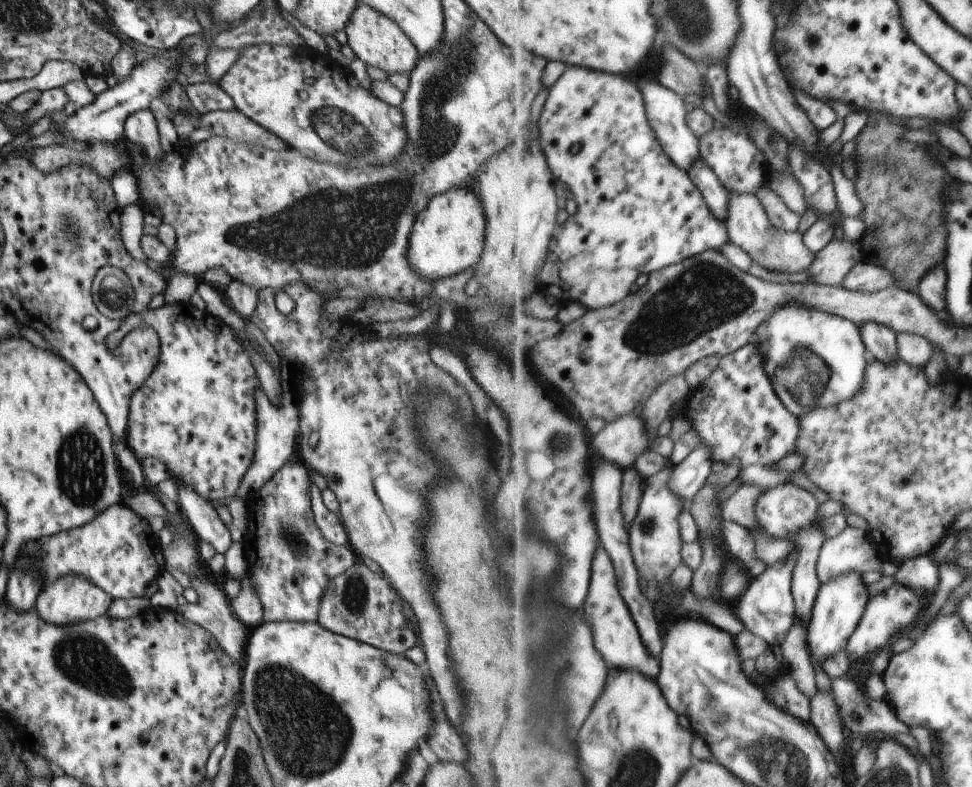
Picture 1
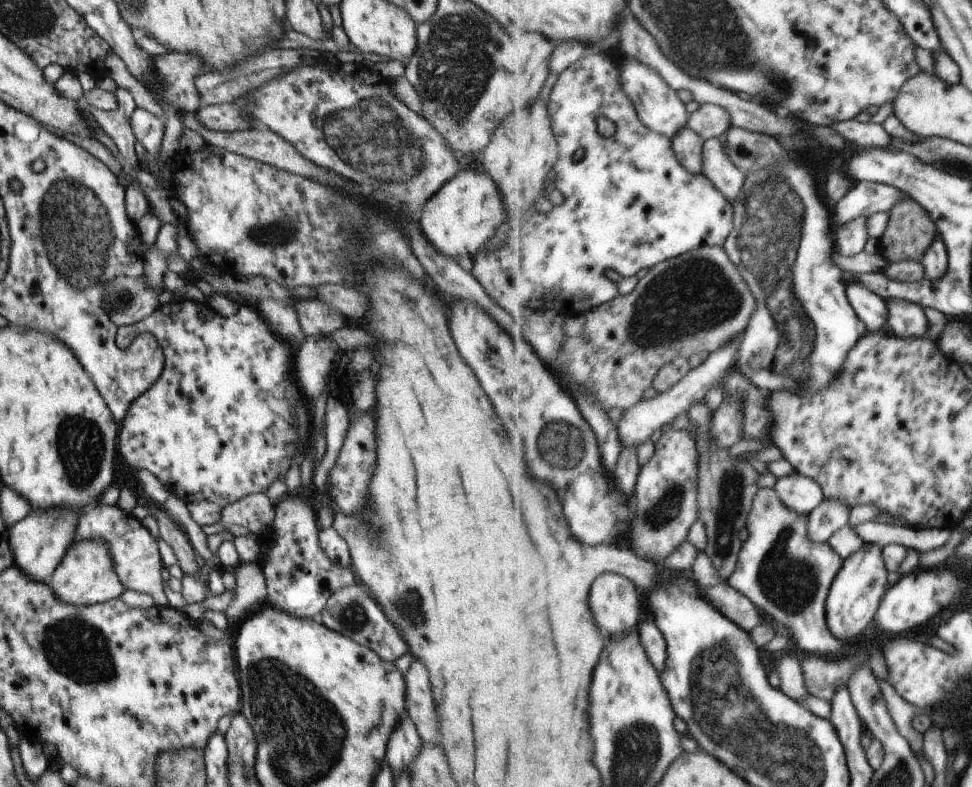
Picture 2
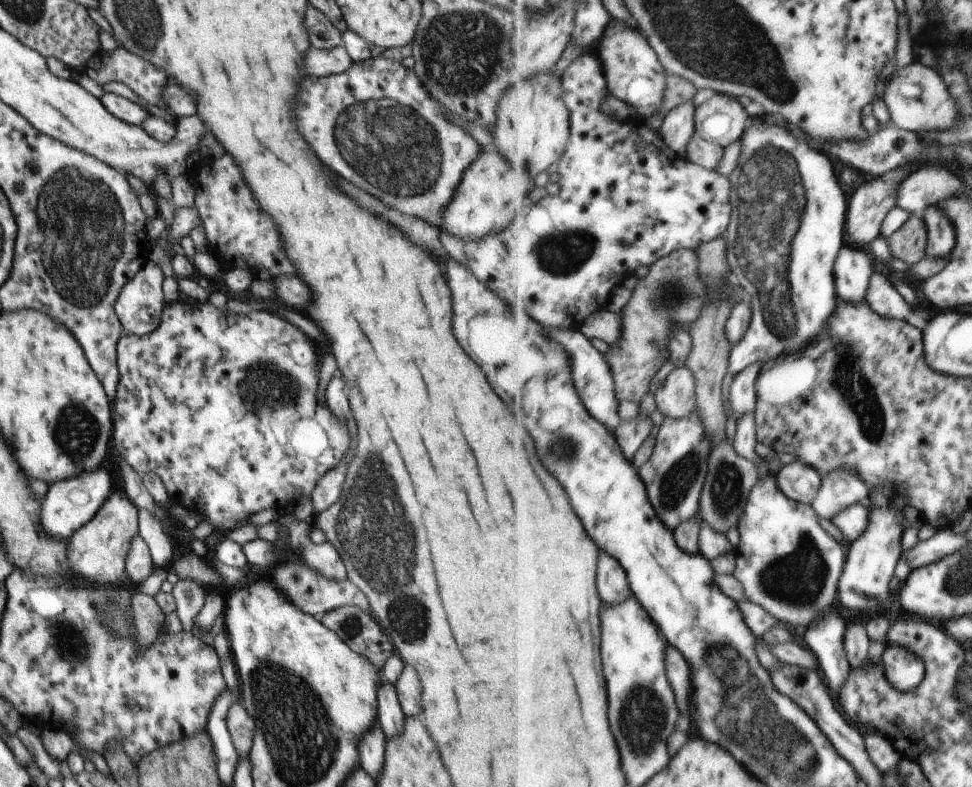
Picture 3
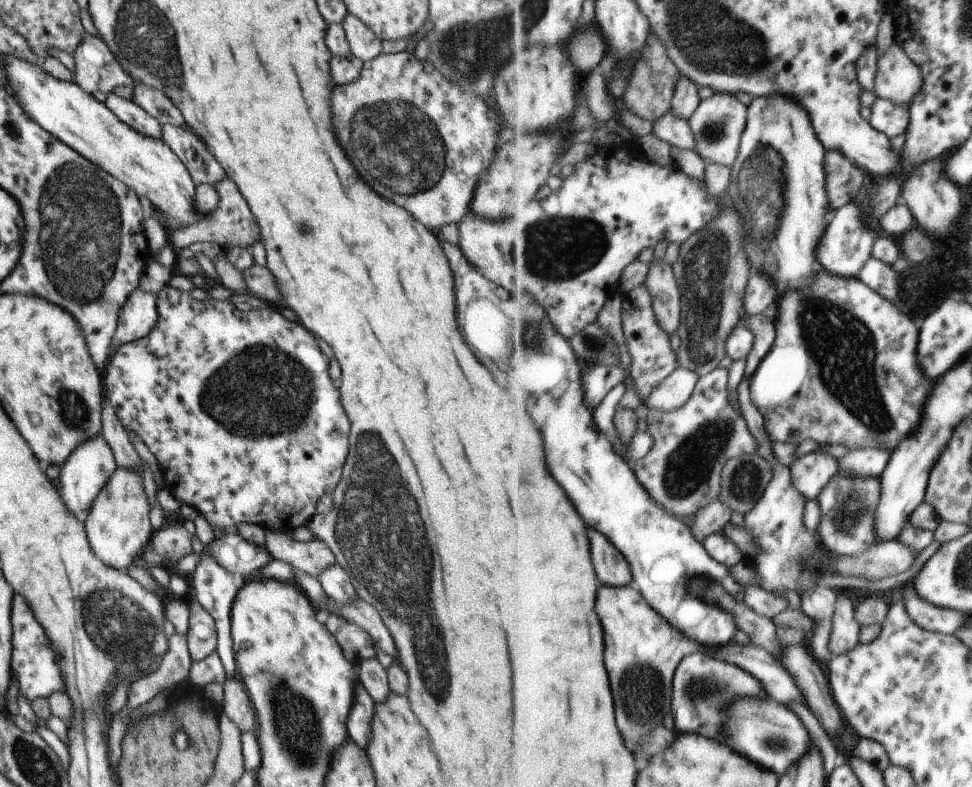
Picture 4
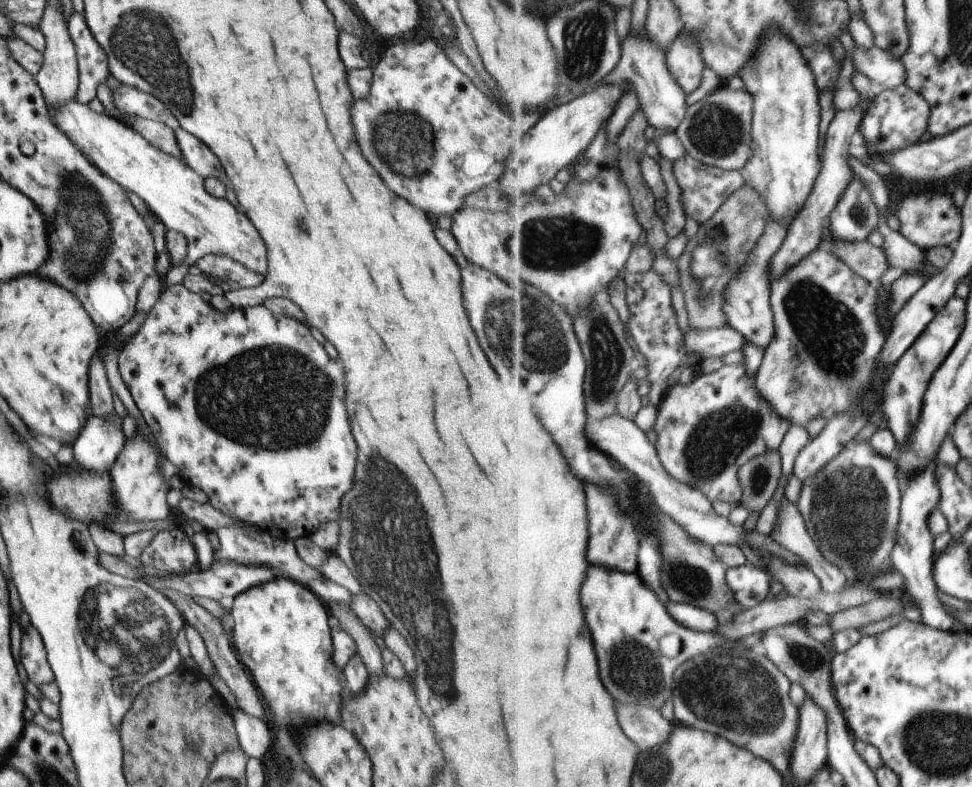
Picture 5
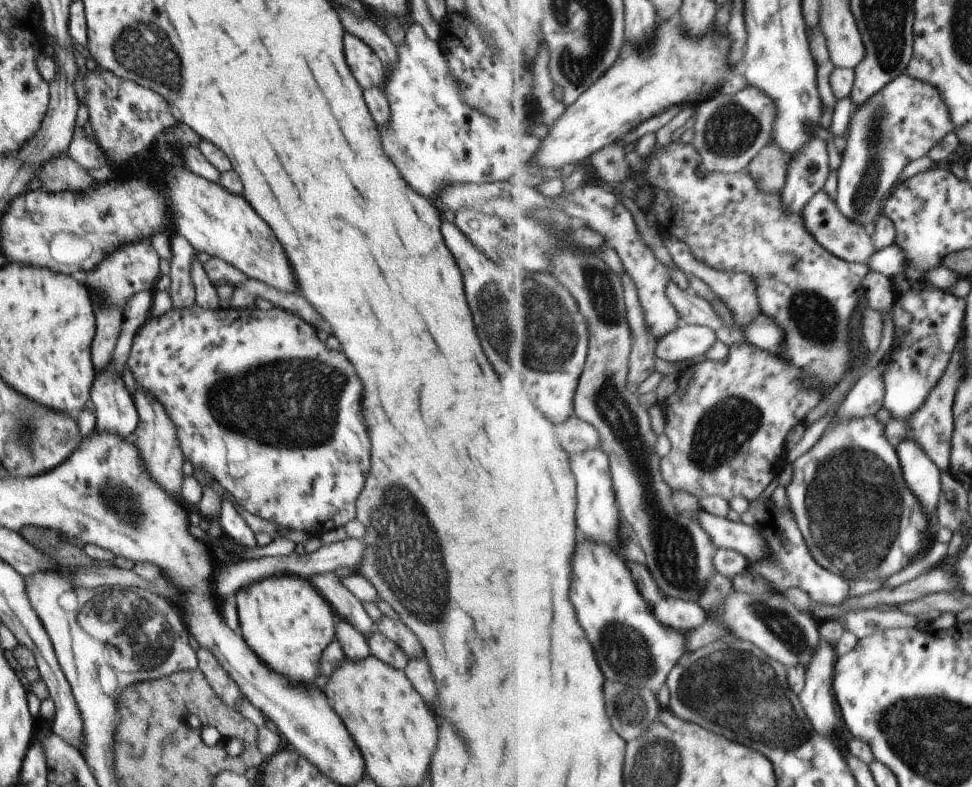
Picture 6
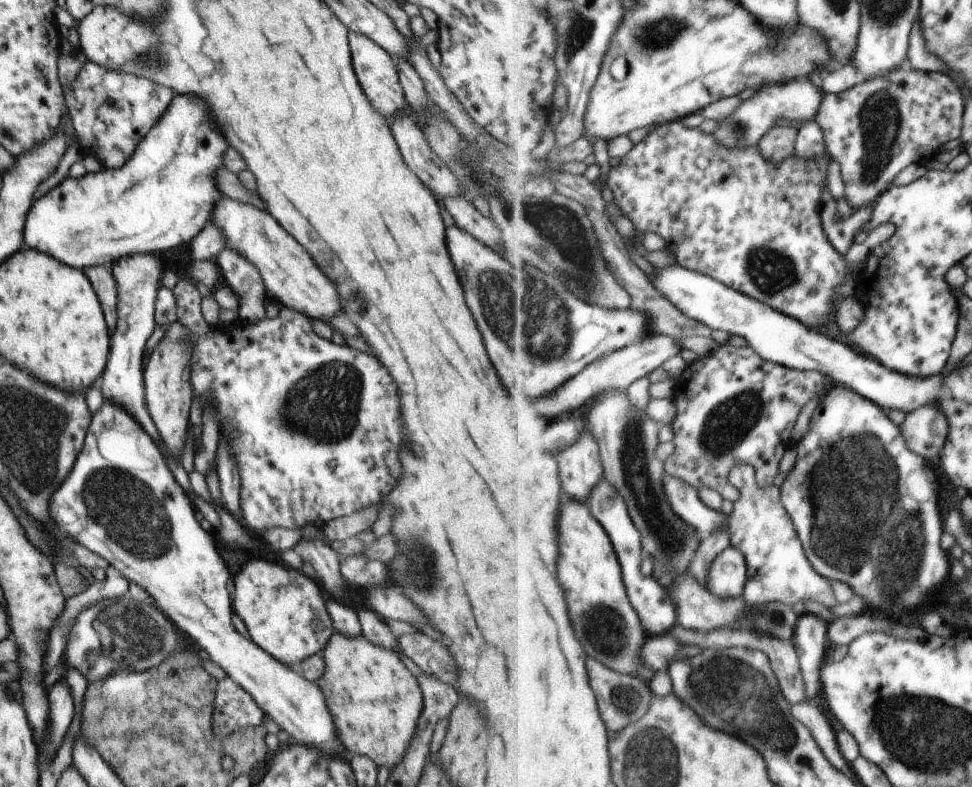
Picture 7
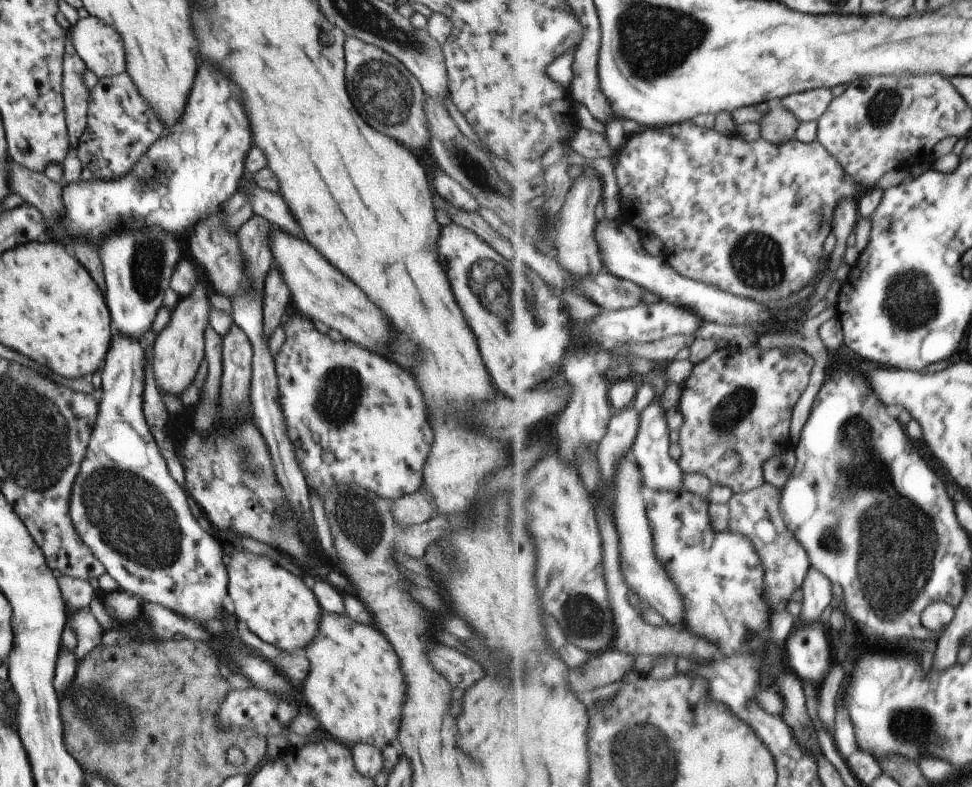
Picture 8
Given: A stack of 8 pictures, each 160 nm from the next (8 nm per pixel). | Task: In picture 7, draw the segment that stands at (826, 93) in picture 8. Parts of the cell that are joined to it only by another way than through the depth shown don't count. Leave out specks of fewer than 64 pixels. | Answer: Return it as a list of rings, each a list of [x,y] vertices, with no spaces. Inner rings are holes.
[[[807,78],[805,82],[791,82],[787,86],[771,86],[761,88],[759,94],[753,96],[740,106],[730,116],[719,120],[717,129],[713,132],[719,143],[728,148],[746,148],[759,146],[765,134],[775,126],[777,120],[807,123],[814,121],[824,100],[821,90],[813,86],[813,82]]]

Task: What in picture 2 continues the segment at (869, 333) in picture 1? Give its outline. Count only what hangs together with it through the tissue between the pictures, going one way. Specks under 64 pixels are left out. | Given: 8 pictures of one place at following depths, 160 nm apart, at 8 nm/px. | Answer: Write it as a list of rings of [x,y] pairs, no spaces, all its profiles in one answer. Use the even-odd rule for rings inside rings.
[[[849,283],[846,290],[849,302],[862,320],[864,329],[876,331],[887,328],[887,305],[881,295],[863,283]]]

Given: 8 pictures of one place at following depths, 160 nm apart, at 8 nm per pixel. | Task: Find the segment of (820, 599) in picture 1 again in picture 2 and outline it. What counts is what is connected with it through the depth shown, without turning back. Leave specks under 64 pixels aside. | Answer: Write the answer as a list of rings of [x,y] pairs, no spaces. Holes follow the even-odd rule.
[[[867,543],[843,561],[826,602],[828,625],[837,638],[855,638],[874,624],[878,608],[888,589],[887,572],[883,548],[875,543]]]

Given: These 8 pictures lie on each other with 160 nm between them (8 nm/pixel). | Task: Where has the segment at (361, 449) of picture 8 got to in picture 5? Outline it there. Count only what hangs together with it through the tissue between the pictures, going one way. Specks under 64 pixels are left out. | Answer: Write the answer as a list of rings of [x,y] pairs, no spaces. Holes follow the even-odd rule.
[[[175,285],[160,293],[137,332],[128,339],[121,344],[116,356],[120,379],[129,391],[150,434],[156,440],[162,456],[175,466],[185,485],[199,487],[199,490],[208,496],[207,503],[219,512],[227,516],[231,514],[247,524],[256,525],[263,533],[279,540],[293,542],[297,538],[309,537],[311,532],[329,520],[338,522],[342,496],[353,484],[357,452],[343,406],[343,370],[337,360],[329,360],[323,348],[315,340],[311,340],[307,326],[301,324],[299,328],[297,320],[287,318],[282,313],[272,313],[262,304],[219,312],[210,303],[204,303],[197,295],[187,292],[183,285]]]

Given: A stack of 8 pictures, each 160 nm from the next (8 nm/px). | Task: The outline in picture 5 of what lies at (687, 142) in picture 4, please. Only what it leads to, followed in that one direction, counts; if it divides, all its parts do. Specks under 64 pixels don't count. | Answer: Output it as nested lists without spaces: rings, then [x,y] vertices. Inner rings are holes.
[[[630,26],[627,36],[622,40],[621,47],[622,57],[617,68],[603,82],[615,83],[619,81],[625,83],[628,81],[633,83],[638,94],[640,108],[648,118],[650,126],[659,130],[657,133],[661,133],[663,130],[672,130],[671,133],[675,133],[680,124],[686,119],[688,111],[687,93],[671,74],[664,50],[650,37],[646,26],[642,31],[631,29]]]

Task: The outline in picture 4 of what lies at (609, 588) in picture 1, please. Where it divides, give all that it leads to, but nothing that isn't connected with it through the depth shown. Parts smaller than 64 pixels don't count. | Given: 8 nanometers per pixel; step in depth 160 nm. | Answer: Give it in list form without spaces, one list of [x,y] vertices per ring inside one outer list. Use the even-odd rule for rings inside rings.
[[[589,528],[589,538],[593,538],[593,566],[597,570],[597,578],[607,586],[633,584],[631,566],[613,542],[595,528]]]

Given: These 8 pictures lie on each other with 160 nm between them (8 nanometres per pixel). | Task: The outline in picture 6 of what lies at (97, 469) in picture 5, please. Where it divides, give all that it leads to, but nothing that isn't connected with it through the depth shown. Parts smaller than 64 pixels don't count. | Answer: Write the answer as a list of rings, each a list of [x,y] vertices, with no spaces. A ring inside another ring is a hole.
[[[107,364],[95,373],[90,386],[96,433],[115,433],[122,439],[132,438],[138,423],[138,414],[132,396],[123,385],[121,373]]]

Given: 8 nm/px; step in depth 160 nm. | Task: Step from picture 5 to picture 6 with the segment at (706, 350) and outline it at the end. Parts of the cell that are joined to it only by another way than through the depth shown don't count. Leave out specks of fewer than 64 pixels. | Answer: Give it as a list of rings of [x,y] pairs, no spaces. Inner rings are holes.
[[[682,324],[658,342],[655,354],[663,360],[683,362],[697,356],[705,356],[715,341],[717,337],[711,327]]]

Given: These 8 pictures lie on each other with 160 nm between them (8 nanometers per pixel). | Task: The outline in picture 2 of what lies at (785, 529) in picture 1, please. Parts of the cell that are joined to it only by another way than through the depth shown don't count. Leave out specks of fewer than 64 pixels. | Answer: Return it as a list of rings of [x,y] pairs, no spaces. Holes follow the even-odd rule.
[[[795,470],[790,475],[779,478],[775,490],[784,505],[787,505],[791,510],[796,510],[798,513],[808,515],[826,497],[820,482]]]

